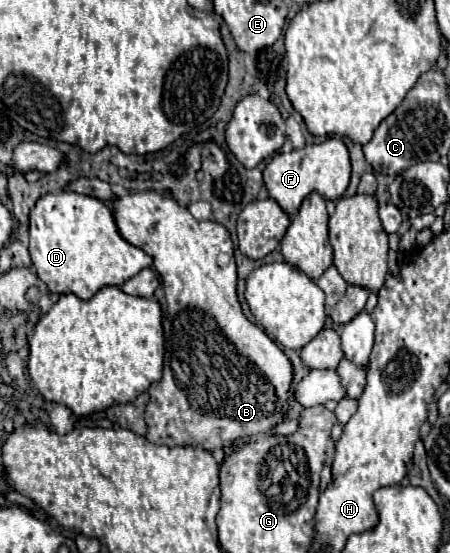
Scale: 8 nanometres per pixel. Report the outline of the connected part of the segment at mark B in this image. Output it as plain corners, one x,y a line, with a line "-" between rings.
132,191
132,193
126,193
122,197
116,197
112,201
112,213
114,213
114,221
116,221
116,227
120,231
120,235
140,247
142,251
146,251
148,255
152,255
153,263
152,270
156,271
156,275
162,279
162,285
157,288
154,296
160,303
165,303
166,293
166,315
164,316
164,339
166,339
166,353
164,353
164,373
162,373
162,381
158,381
156,385
152,385
148,389
150,393
150,405
146,409
146,425
148,425
148,435
146,439
156,443
156,445
168,445
168,447
176,447
176,445
182,445
182,447
188,447
188,445
198,445
198,447
204,447
204,449
226,449
230,447
236,439
246,439
246,437
252,437
260,431
268,431
270,427
274,427
278,421
284,419
284,413
286,413
286,395
288,395
288,387
290,387
290,381
292,381
292,365
288,361
288,357
282,353
282,349
262,331
258,329
256,325
252,325
244,313
242,313
242,307
238,303
238,297
236,297
236,263
234,263
234,245
232,245
232,239
230,239
230,233
226,231
226,227
222,227
220,223
216,221
196,221
190,211
180,205
174,197
170,195
162,195
162,193
156,193
156,191

